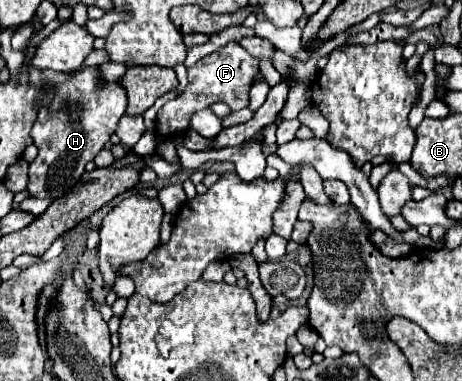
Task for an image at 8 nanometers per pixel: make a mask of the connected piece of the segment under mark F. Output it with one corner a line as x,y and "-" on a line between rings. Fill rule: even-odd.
235,41
225,45
221,51
203,57
201,61
197,61
193,67
187,69
189,83
187,83
185,91
181,95
177,95
173,101
167,101
159,109
157,121
155,121
155,135
161,139
169,139
169,135
189,129
189,117
195,111
211,107
217,101
227,103
231,107
231,111
245,109
249,105
249,87
257,73
259,73
259,61
253,59
253,55
249,55

